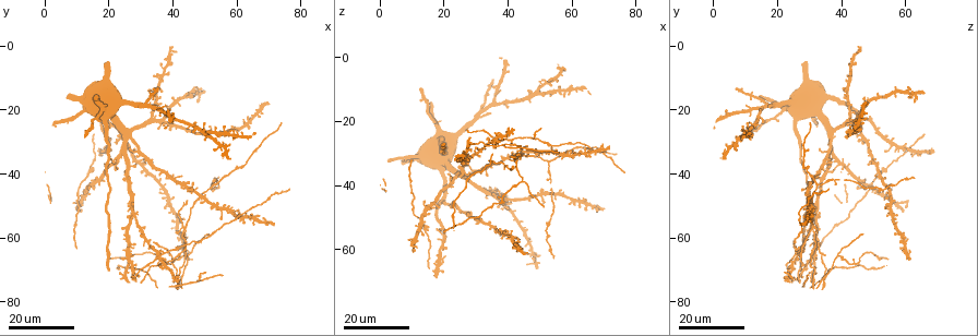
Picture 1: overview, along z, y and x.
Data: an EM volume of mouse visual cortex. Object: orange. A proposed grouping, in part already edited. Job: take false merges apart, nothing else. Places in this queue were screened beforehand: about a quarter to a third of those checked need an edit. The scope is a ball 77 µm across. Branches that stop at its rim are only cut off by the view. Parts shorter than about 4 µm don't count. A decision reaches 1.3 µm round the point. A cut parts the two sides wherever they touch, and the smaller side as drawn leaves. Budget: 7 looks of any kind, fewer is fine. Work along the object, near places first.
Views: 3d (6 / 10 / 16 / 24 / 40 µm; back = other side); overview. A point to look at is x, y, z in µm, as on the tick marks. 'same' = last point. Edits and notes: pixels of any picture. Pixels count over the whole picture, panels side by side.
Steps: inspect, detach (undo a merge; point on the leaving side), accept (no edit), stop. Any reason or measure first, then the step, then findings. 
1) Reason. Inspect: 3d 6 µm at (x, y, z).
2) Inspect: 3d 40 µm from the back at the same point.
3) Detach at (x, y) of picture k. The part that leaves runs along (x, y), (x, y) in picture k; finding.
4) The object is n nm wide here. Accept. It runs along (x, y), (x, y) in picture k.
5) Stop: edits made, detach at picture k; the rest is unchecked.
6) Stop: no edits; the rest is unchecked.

Three-way junction. Inspect: 3d 16 µm at (45, 66, 39).

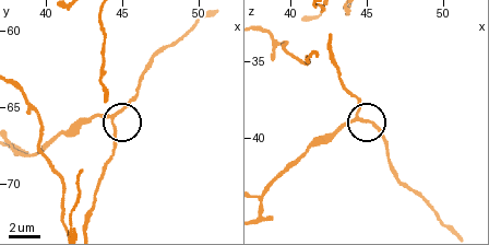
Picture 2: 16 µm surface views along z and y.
Inspect: 3d 10 µm at (44.4, 65.6, 38.6).

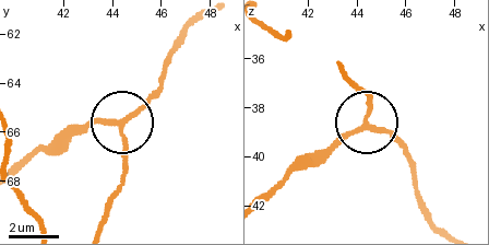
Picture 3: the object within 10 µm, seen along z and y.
3 arms meet here. Accept. It runs along (105, 221), (126, 164), (119, 127), (160, 85) in picture 3; all the same cell.

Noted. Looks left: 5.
Inspect: 3d 24 µm at (44, 57, 31).

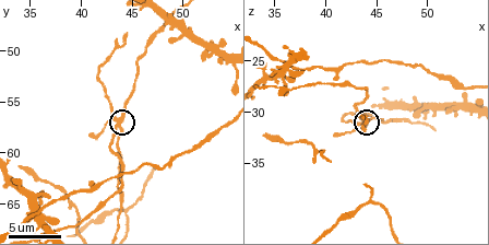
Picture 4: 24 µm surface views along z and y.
Closer look. Inspect: 3d 10 µm at (43.8, 57.2, 30.8).

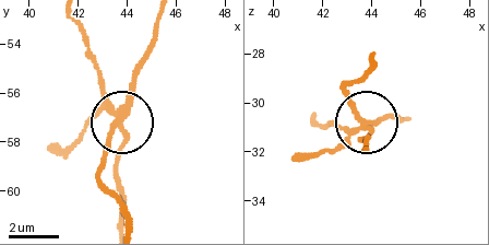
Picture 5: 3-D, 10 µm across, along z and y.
The object is 230 nm wide here. Detach at (100, 83) of picture 5. The part that leaves runs along (115, 121), (121, 138), (115, 156), (121, 225) in picture 5; a second cell is stuck on.

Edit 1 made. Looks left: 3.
Three arms meet. Inspect: 3d 6 µm at (48.2, 47.0, 29.8).

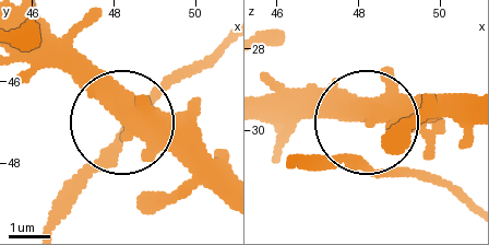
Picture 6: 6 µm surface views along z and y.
Accept. All the same cell.

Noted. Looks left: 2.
Arms part here. Inspect: 3d 24 µm at (53, 43, 33).

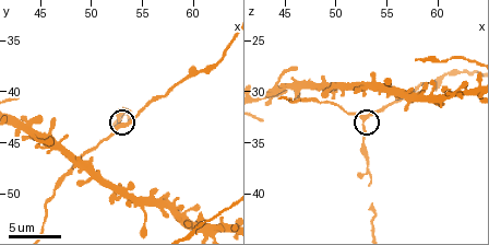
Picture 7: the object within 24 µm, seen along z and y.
Inspect: 3d 6 µm at (52.8, 43.4, 32.8).

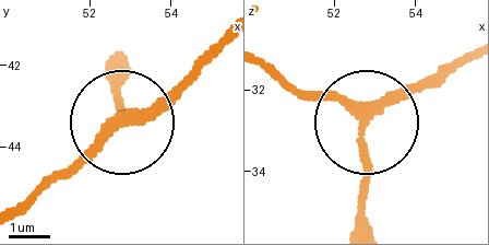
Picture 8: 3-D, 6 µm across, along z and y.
3 arms meet here. Accept. It runs along (25, 210), (109, 127), (189, 78) in picture 8; continuous, no second cell.

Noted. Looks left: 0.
Stop: edits made, detach at picture 5; the rest is unchecked.

